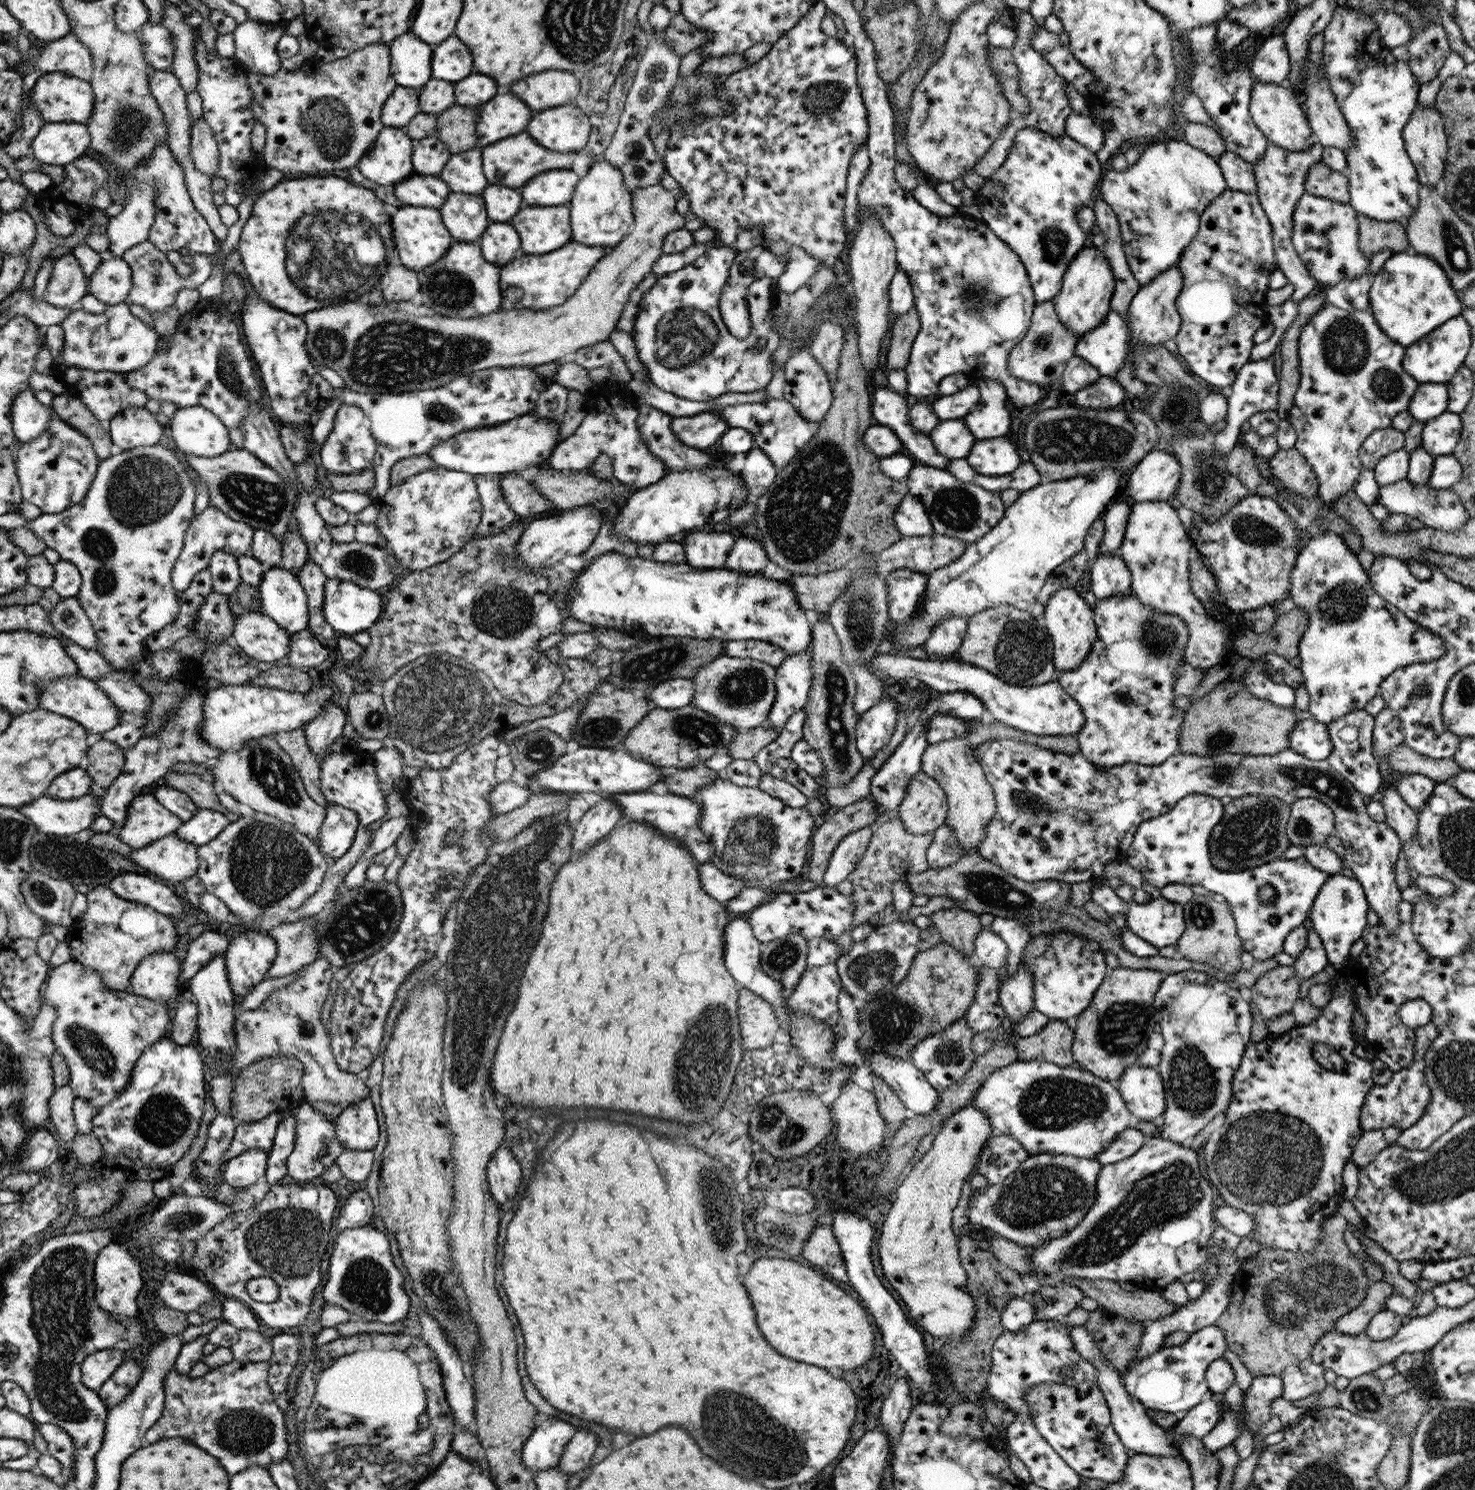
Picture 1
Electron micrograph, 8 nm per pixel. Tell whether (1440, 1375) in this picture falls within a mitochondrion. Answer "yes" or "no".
no

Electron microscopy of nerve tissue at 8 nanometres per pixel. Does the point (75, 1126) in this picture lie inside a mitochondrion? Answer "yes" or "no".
no

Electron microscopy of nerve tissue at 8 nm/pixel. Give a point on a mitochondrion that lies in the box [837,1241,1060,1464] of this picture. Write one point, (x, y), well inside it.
(1045, 1301)

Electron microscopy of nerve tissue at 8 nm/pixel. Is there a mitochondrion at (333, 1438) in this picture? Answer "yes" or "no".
yes

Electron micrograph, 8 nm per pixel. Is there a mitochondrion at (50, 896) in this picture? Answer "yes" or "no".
yes

